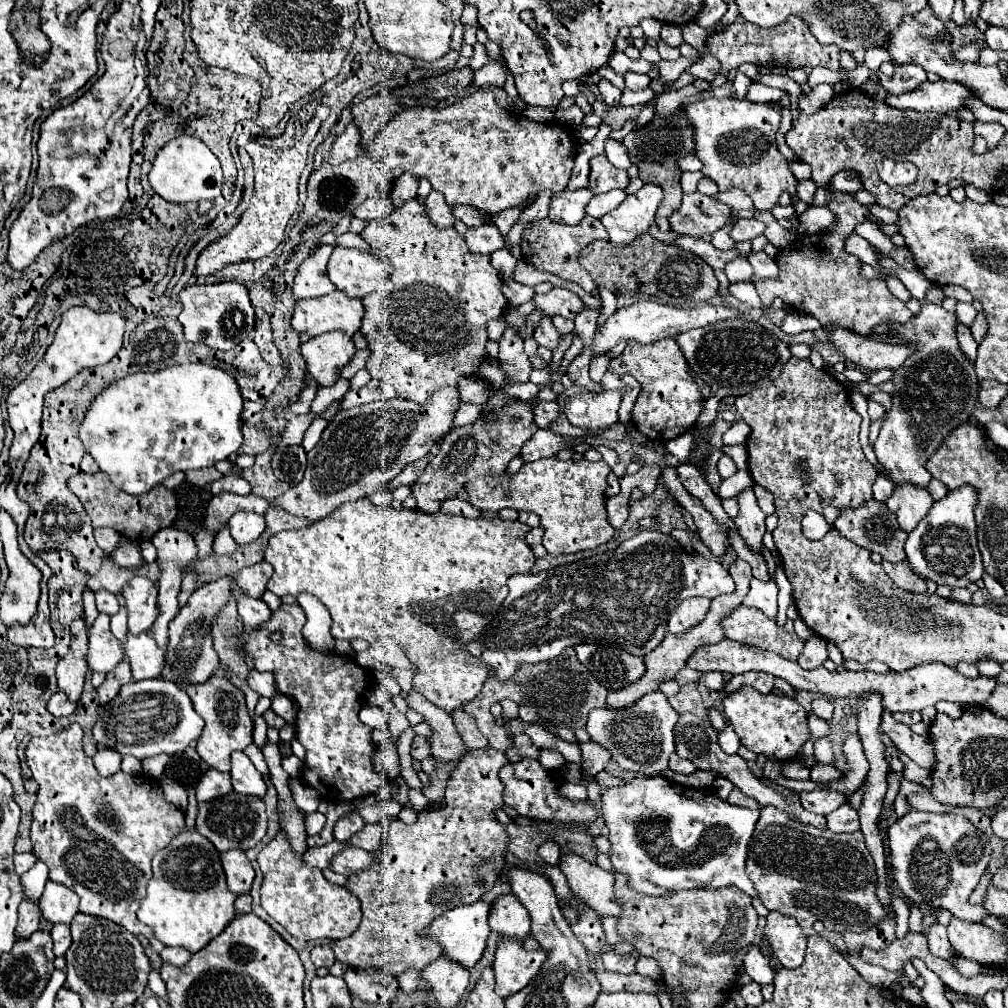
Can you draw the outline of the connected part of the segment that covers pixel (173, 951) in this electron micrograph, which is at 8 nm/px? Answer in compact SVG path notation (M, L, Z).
M164 947L160 951L160 957L164 963L170 963L170 965L184 965L188 959L190 959L190 953L182 947Z

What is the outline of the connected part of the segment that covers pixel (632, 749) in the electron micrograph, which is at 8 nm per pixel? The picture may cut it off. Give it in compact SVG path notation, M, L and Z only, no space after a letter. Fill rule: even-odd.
M656 691L644 695L638 703L628 709L594 709L588 715L586 731L592 741L600 743L608 751L612 751L612 759L626 771L640 775L660 775L668 769L668 759L674 753L674 725L678 721L678 713L668 703L666 695Z

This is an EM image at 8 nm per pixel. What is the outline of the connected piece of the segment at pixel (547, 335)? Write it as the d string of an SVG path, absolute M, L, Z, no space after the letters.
M542 317L540 325L534 331L534 339L536 339L538 345L544 345L546 349L554 351L560 345L562 335L556 331L556 327L552 325L552 319L550 317Z

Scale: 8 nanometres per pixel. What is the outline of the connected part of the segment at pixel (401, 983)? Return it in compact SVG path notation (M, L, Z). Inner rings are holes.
M406 969L402 975L398 975L398 989L406 995L414 995L422 985L422 969Z

